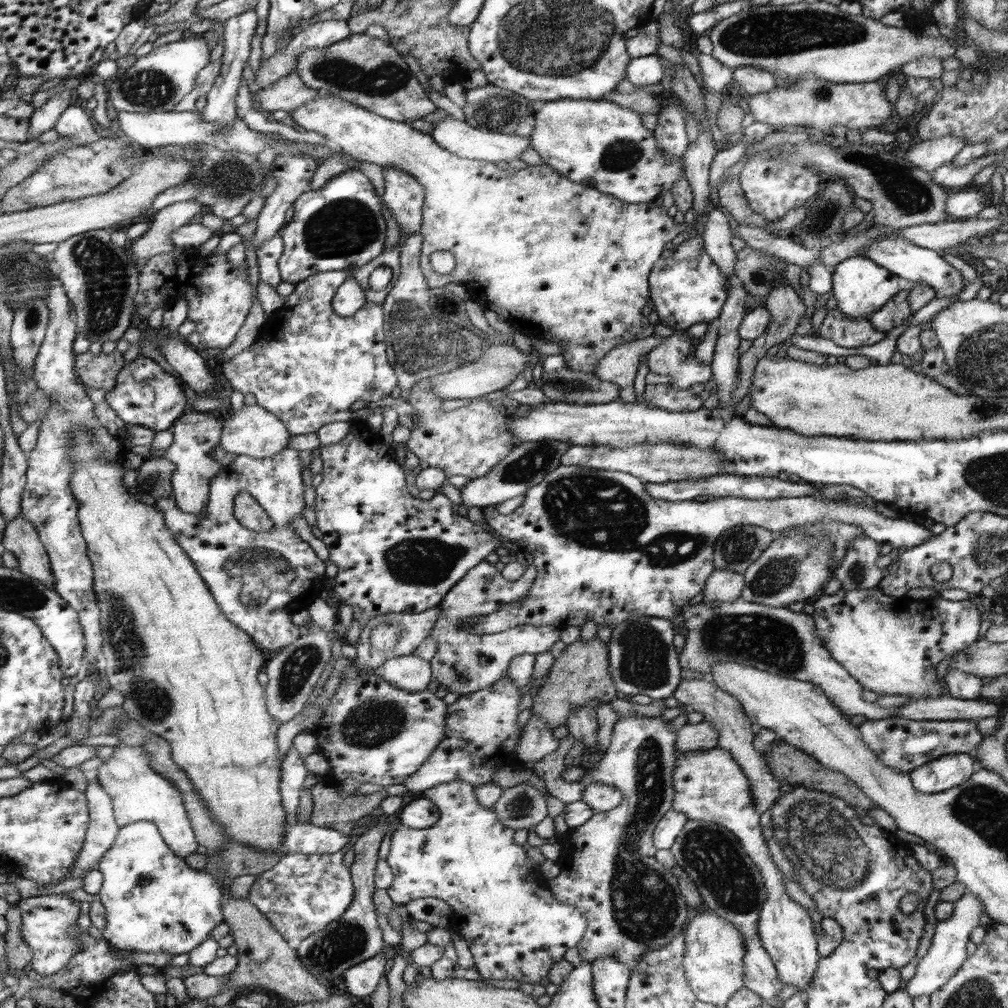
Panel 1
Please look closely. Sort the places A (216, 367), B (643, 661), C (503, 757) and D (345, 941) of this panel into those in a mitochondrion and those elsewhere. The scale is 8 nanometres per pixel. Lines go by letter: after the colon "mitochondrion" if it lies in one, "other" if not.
A: other
B: mitochondrion
C: other
D: mitochondrion

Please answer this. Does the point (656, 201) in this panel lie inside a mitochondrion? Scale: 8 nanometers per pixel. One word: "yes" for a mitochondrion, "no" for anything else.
no

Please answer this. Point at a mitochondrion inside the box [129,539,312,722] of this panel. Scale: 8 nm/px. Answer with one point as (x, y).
(253, 575)

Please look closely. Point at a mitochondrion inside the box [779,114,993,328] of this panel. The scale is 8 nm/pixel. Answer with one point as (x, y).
(896, 182)

